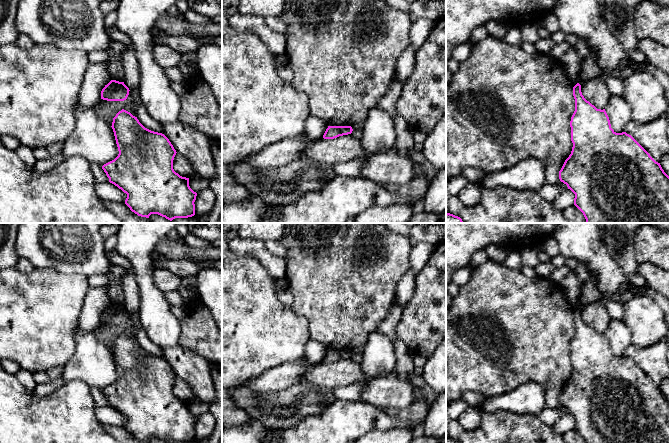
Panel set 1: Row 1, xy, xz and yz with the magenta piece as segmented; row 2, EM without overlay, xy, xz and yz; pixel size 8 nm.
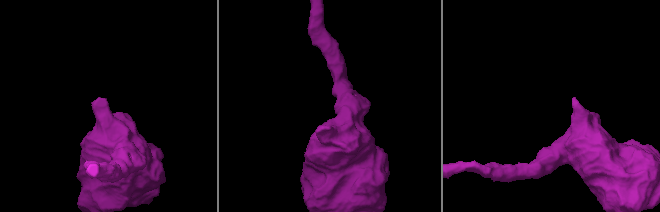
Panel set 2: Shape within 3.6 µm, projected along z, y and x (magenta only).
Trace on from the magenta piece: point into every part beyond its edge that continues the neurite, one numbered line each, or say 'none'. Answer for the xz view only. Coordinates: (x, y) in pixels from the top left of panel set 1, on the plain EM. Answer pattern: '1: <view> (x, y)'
none

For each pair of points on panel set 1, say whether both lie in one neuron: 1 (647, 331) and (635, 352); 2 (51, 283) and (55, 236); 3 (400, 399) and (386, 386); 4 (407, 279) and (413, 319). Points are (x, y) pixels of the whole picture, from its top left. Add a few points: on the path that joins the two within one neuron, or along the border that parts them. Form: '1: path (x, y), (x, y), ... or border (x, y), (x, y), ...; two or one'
1: border (658, 341), (647, 346), (635, 346), (632, 344); two
2: border (35, 267), (50, 267), (63, 273), (75, 274); two
3: path (397, 396), (389, 389); one
4: border (416, 276), (413, 294), (402, 309); two

